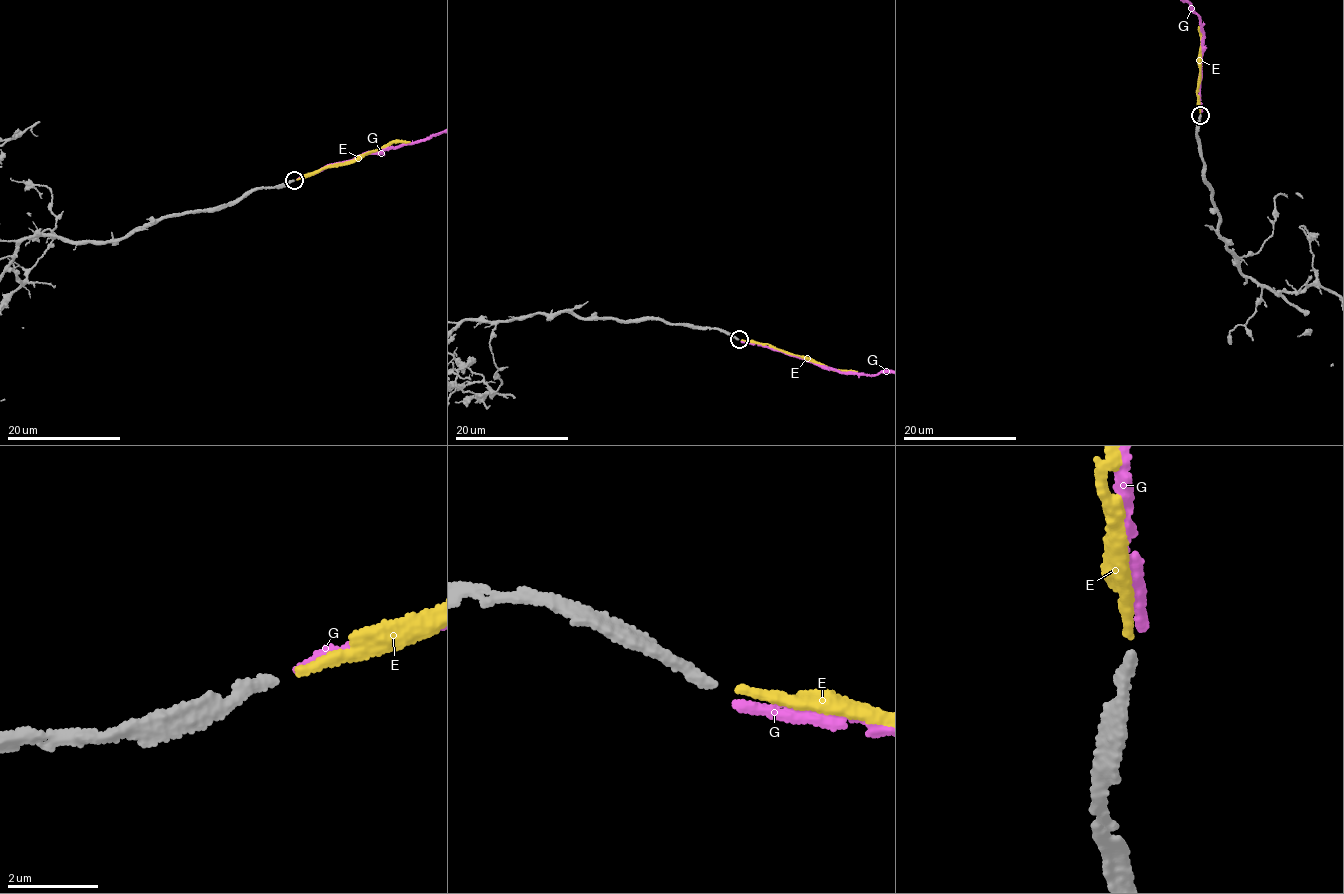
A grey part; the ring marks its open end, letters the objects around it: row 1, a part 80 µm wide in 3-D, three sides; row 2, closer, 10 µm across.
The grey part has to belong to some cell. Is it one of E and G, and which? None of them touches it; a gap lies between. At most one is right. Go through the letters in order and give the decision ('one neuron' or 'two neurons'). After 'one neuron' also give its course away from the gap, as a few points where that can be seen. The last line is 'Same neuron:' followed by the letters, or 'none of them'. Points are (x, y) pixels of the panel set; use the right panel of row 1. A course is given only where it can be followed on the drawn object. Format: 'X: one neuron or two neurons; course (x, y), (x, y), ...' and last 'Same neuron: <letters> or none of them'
E: two neurons
G: one neuron
Same neuron: G

